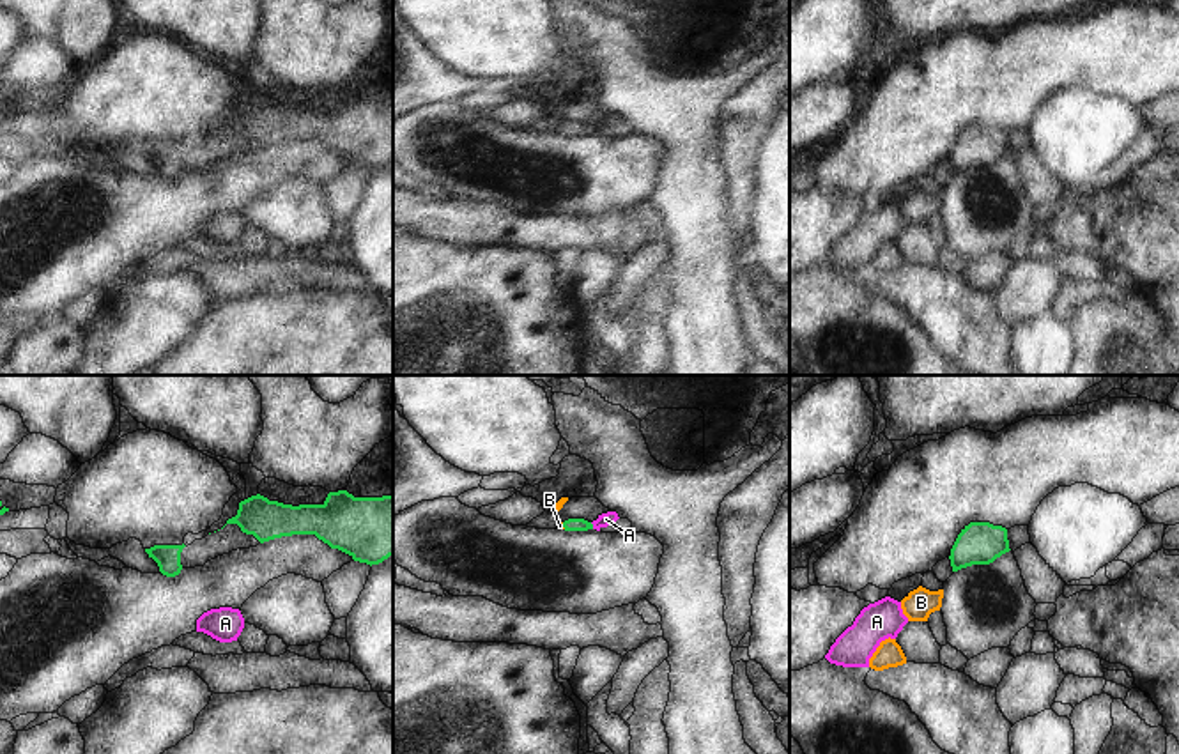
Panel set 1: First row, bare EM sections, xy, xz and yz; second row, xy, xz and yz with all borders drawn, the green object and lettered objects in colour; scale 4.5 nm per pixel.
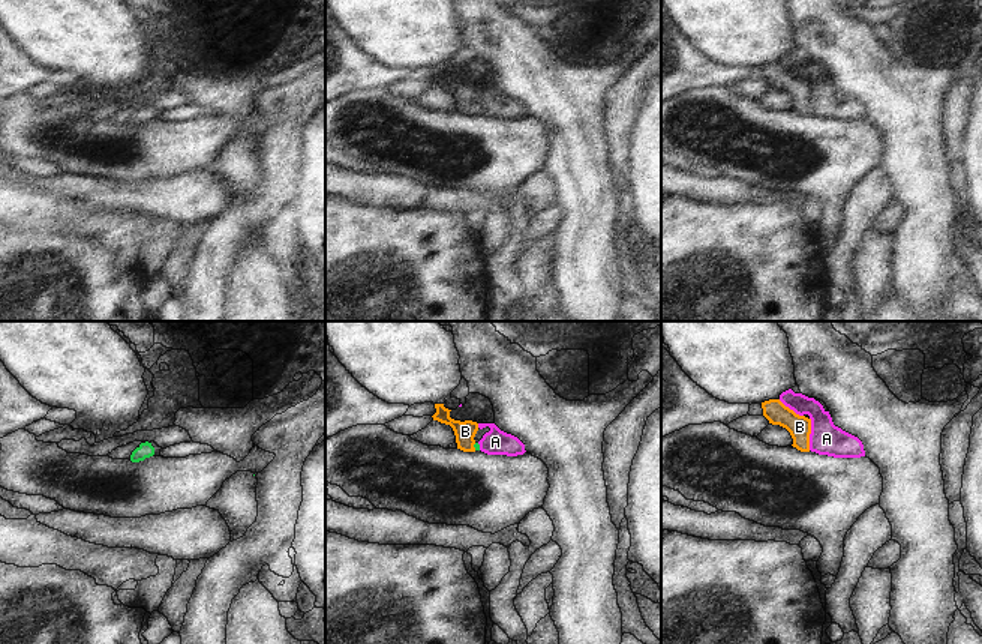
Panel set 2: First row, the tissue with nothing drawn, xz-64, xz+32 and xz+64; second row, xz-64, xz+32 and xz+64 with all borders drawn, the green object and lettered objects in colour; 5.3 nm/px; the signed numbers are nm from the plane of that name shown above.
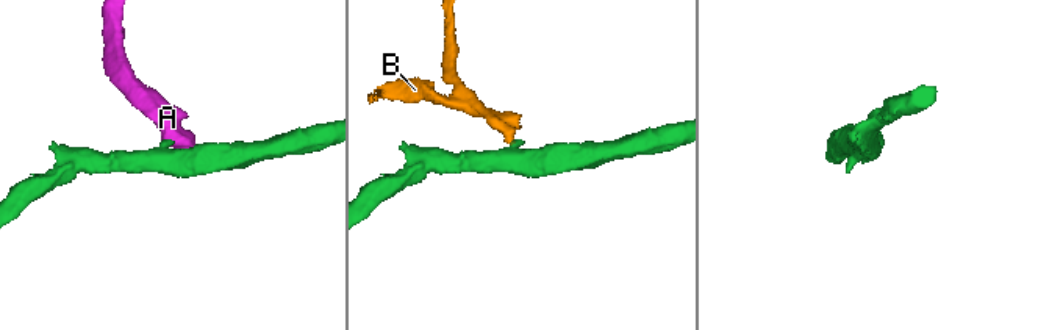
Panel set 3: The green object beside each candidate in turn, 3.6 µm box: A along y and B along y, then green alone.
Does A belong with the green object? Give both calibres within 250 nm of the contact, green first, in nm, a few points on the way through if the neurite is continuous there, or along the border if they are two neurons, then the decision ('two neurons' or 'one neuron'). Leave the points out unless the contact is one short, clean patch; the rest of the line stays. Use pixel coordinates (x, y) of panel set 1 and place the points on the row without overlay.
60/60 nm | along xz (590, 126), (593, 131) | two neurons

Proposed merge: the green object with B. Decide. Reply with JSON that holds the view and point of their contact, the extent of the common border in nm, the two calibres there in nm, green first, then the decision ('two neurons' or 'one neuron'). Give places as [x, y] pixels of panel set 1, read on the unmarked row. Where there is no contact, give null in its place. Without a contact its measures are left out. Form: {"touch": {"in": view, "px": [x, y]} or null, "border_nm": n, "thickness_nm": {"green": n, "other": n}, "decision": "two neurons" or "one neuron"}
{"touch": {"in": "xz", "px": [563, 130]}, "border_nm": 40, "thickness_nm": {"green": 60, "other": 30}, "decision": "one neuron"}

